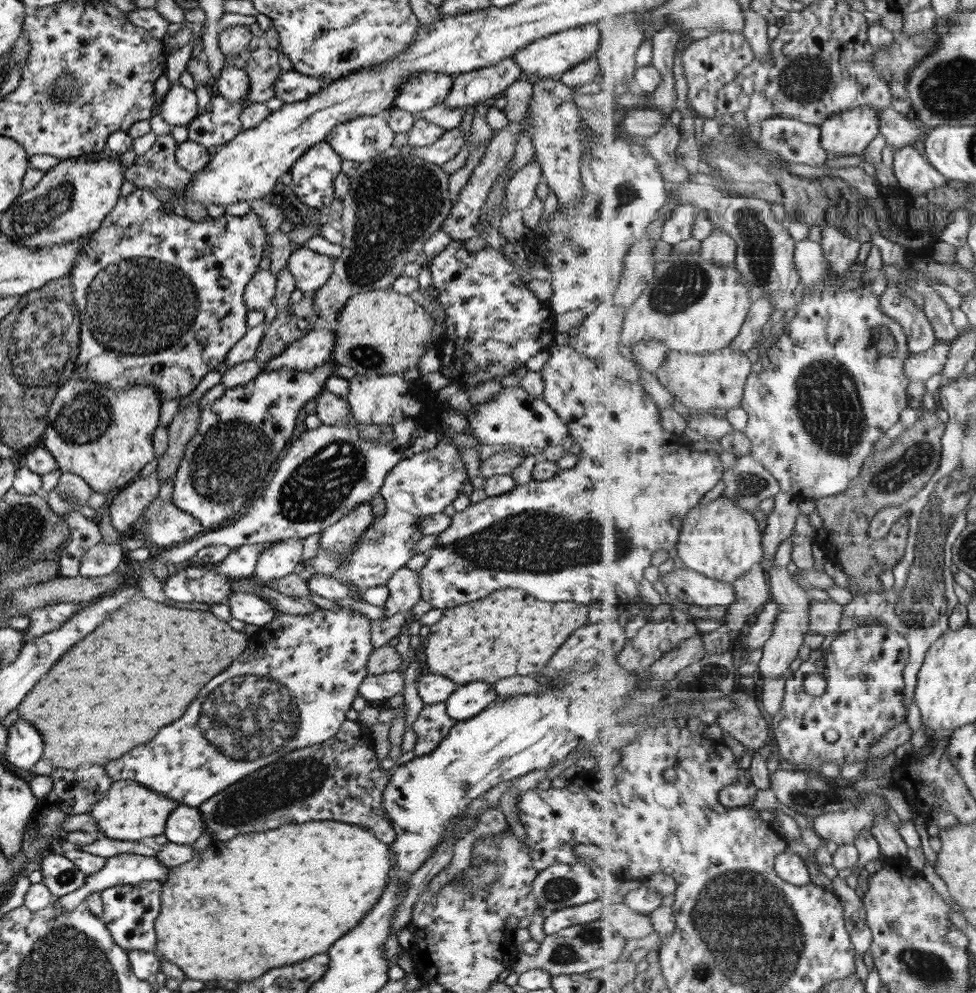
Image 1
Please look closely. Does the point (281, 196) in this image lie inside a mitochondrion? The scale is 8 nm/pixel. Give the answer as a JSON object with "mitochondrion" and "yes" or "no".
{"mitochondrion":"no"}

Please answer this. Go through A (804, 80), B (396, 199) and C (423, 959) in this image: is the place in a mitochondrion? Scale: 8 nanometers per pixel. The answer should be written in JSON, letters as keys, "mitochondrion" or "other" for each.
{"A":"mitochondrion","B":"mitochondrion","C":"other"}

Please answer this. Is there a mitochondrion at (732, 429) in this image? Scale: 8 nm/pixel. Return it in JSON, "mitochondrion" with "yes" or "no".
{"mitochondrion":"no"}

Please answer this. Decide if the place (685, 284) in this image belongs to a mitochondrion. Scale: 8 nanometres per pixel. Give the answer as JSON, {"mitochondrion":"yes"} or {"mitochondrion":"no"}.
{"mitochondrion":"yes"}

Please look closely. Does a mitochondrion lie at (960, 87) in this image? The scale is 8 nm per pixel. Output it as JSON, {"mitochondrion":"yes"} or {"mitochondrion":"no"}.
{"mitochondrion":"yes"}

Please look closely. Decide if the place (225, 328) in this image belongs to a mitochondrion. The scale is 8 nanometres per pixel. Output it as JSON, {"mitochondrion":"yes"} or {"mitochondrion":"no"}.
{"mitochondrion":"no"}

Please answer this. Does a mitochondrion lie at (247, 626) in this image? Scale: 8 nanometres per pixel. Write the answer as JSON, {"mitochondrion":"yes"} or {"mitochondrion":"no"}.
{"mitochondrion":"no"}

